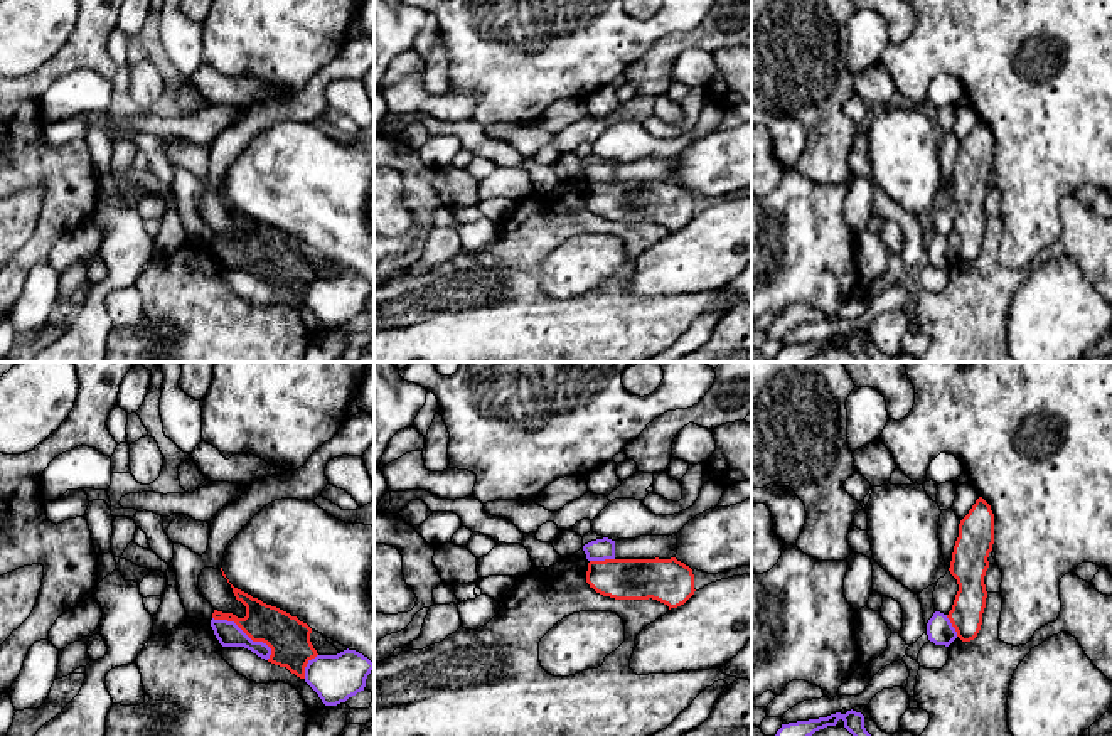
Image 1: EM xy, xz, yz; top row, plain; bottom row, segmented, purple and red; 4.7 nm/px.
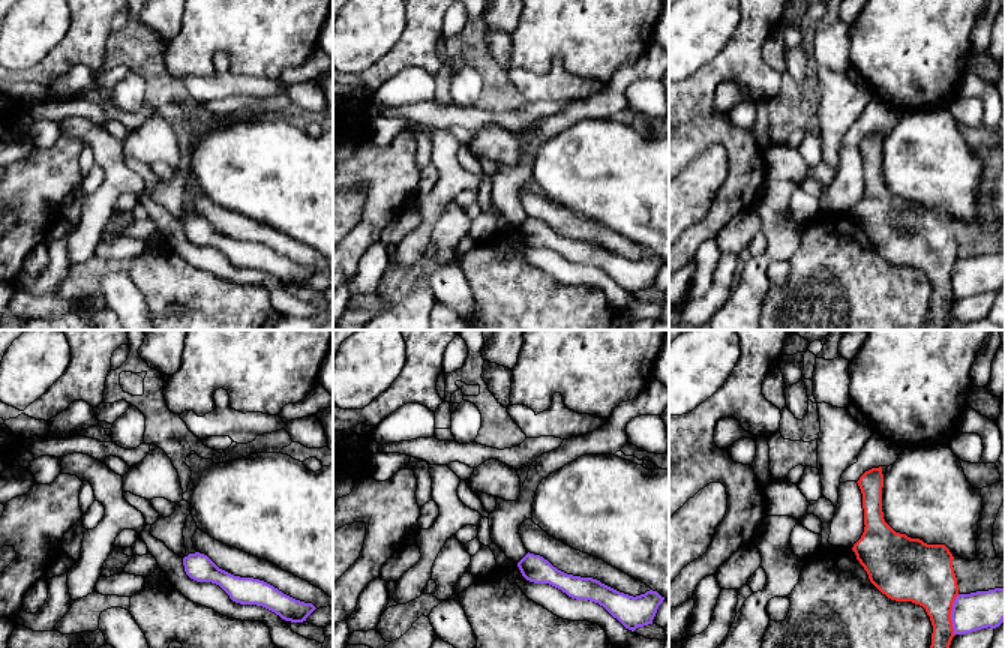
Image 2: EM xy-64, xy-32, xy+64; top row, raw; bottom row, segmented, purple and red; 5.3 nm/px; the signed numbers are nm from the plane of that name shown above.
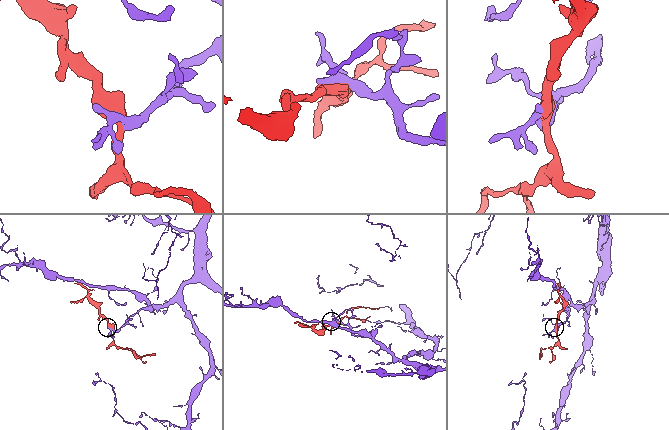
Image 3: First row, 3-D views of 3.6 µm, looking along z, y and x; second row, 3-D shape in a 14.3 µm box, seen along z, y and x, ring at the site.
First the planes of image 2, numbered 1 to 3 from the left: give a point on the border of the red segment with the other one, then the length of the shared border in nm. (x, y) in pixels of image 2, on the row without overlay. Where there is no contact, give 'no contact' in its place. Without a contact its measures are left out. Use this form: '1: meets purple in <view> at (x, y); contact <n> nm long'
1: no contact
2: no contact
3: meets purple in xy+64 at (951, 279); contact 220 nm long

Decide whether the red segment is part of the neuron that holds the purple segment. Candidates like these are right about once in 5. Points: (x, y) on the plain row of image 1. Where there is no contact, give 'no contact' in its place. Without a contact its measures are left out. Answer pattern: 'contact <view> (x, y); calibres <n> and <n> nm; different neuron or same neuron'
contact xy (245, 256); calibres 120 and 200 nm; different neuron

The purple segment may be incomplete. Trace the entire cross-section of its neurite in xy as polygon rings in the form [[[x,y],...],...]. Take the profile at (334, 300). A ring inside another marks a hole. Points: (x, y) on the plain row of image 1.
[[[356,273],[337,278],[317,278],[305,290],[305,305],[325,328],[337,328],[364,313],[374,286]]]

